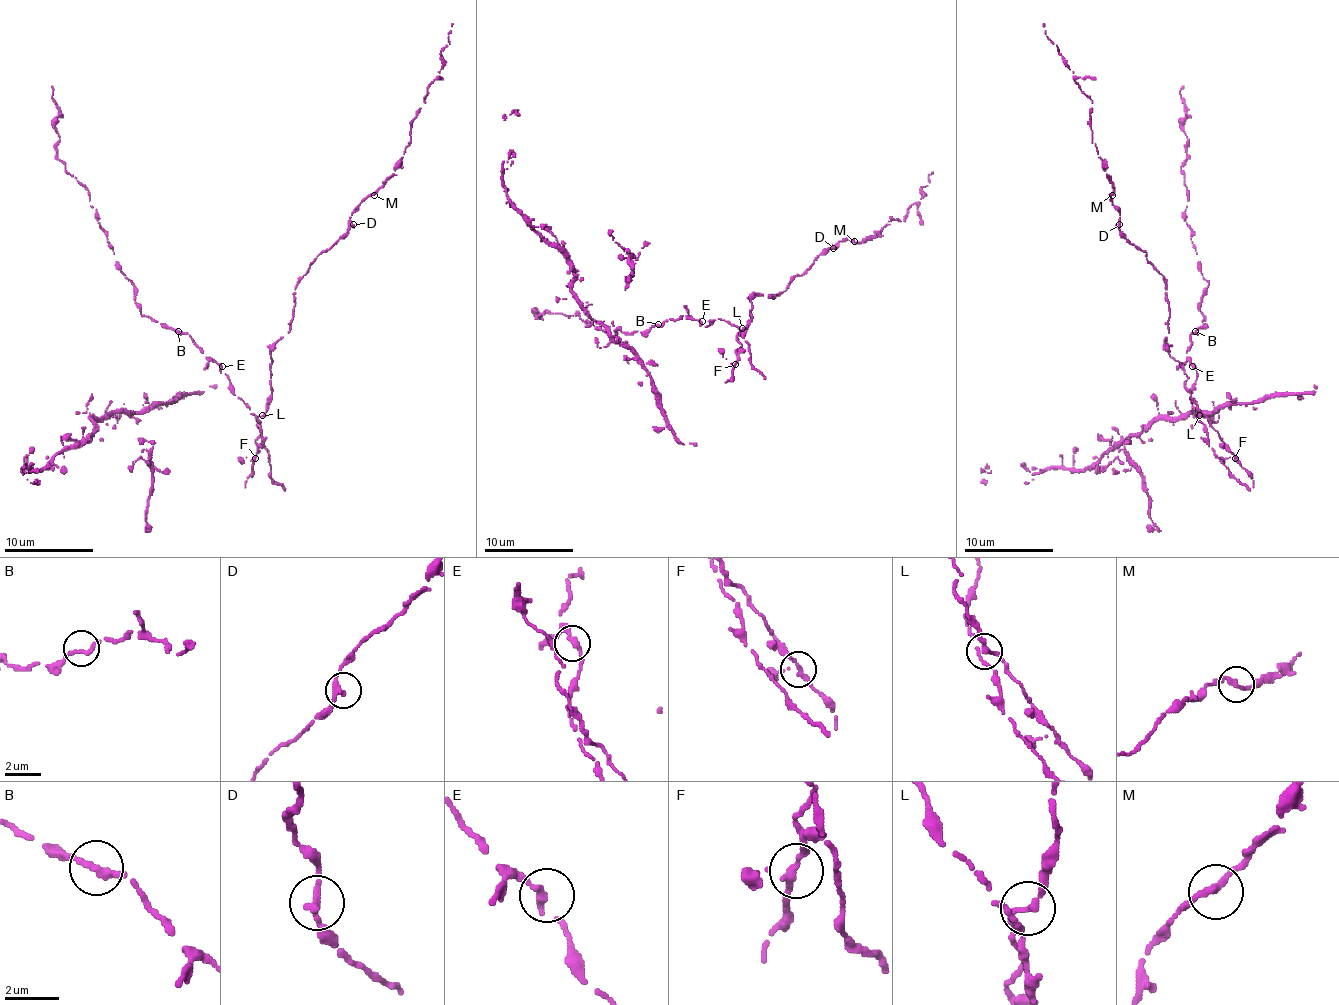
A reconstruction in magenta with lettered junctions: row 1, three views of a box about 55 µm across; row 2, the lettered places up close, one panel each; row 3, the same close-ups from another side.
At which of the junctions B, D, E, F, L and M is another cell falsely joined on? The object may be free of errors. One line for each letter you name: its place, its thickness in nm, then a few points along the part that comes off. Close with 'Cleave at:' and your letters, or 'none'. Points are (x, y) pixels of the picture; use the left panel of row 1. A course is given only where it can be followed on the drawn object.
Cleave at: none

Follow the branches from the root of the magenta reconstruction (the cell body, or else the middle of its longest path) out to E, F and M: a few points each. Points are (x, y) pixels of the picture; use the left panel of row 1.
E: (269, 404), (258, 420), (233, 393), (229, 378), (220, 373), (222, 366)
F: (269, 404), (267, 411), (258, 418), (260, 438), (255, 442), (255, 458)
M: (269, 404), (271, 349), (289, 333), (295, 284), (309, 264), (347, 231), (351, 213), (373, 195)

